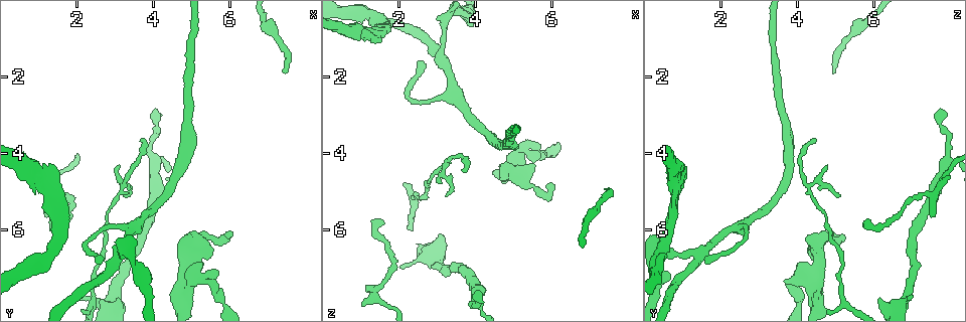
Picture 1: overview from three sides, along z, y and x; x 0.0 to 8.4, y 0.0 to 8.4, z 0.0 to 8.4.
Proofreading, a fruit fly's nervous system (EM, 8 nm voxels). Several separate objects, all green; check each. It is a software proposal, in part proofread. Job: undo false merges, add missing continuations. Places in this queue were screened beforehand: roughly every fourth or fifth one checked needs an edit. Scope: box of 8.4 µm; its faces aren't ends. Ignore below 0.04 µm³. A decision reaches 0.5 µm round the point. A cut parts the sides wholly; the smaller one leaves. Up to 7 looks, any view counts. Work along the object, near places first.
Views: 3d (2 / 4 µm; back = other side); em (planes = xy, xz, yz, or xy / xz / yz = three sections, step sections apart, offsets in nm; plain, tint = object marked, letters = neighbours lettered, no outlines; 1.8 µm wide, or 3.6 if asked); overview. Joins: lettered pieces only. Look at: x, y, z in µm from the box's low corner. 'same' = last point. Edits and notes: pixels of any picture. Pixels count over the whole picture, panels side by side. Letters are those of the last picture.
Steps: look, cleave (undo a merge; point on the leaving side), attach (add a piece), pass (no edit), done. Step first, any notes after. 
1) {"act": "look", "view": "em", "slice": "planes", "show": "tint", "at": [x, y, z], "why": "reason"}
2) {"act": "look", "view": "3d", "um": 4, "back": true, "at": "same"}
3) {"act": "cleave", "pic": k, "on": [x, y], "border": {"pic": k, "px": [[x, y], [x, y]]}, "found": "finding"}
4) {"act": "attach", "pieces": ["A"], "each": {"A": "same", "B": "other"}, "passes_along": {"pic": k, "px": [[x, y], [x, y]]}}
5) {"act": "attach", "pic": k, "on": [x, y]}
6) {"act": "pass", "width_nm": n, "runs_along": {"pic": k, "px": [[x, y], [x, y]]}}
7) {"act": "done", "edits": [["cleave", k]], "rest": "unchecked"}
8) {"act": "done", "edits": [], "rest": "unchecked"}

{"act": "look", "view": "3d", "um": 4, "at": [6.00, 6.10, 4.75], "why": "branch stops here"}

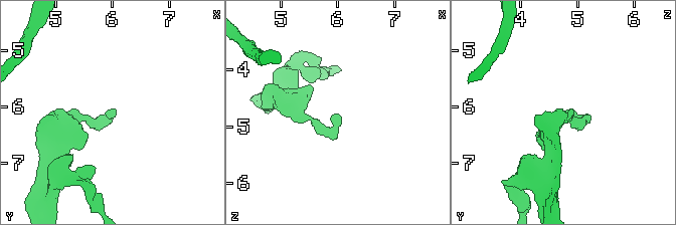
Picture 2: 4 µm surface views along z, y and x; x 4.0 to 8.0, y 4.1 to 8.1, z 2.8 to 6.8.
{"act": "look", "view": "em", "um": 3.6, "slice": "xz", "step": 8, "show": "letters", "at": [5.95, 6.05, 4.80], "why": "now the EM"}

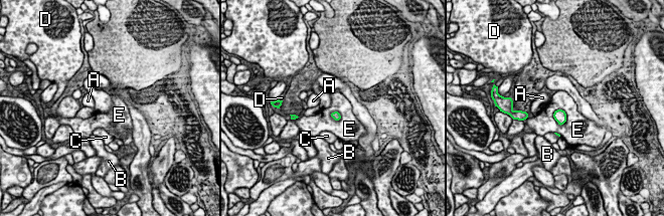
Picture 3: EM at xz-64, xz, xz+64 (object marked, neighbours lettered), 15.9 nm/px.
{"act": "look", "view": "em", "um": 3.6, "slice": "planes", "show": "letters", "at": "same"}

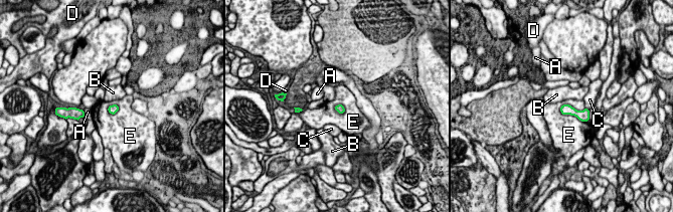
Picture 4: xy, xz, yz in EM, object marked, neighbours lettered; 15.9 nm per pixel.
{"act": "pass", "width_nm": 130, "each": {"A": "other", "B": "other", "C": "other", "D": "other", "E": "other"}, "border": {"pic": 4, "px": [[560, 106], [562, 114], [586, 122]]}, "found": "none of them fits"}

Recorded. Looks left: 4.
{"act": "look", "view": "3d", "um": 2, "at": [2.00, 7.80, 7.00], "why": "free end"}

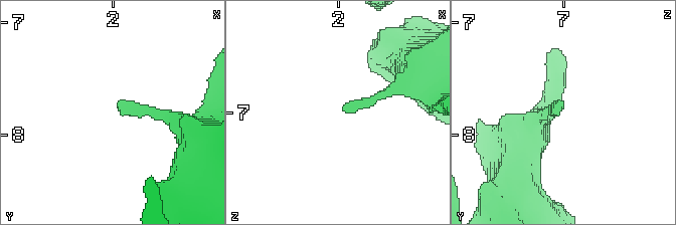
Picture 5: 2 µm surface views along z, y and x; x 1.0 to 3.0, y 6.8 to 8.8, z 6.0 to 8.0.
{"act": "look", "view": "em", "slice": "planes", "show": "letters", "at": [2.06, 7.76, 7.00]}

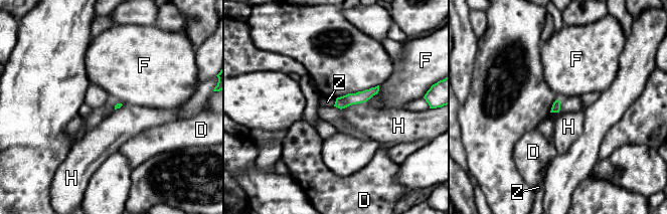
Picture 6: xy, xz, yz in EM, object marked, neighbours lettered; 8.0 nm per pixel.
{"act": "pass", "longest_contact_nm": ["H", 220], "each": {"D": "other", "F": "other", "H": "other", "Z": "other"}, "found": "no lettered piece goes on from it"}

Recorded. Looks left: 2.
{"act": "look", "view": "em", "slice": "planes", "show": "plain", "at": [1.10, 4.70, 0.80], "why": "thick turns thin"}

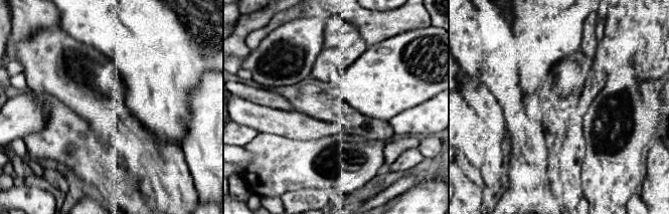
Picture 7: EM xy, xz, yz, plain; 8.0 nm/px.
{"act": "look", "view": "em", "slice": "planes", "show": "letters", "at": "same"}

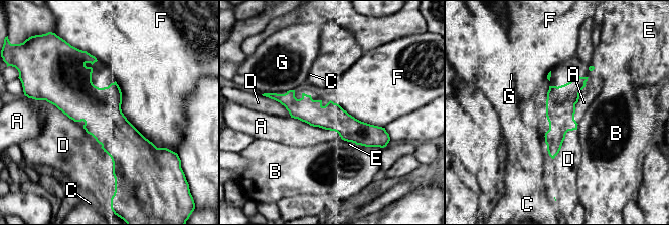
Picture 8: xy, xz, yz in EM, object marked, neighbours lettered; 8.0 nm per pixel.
{"act": "pass", "each": {"A": "other", "B": "other", "C": "other", "D": "other", "E": "other", "F": "other", "G": "other"}, "runs_along": {"pic": 8, "px": [[86, 56], [118, 172]]}, "found": "all the same neuron"}

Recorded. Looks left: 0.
{"act": "done", "edits": [], "rest": "unchecked"}

